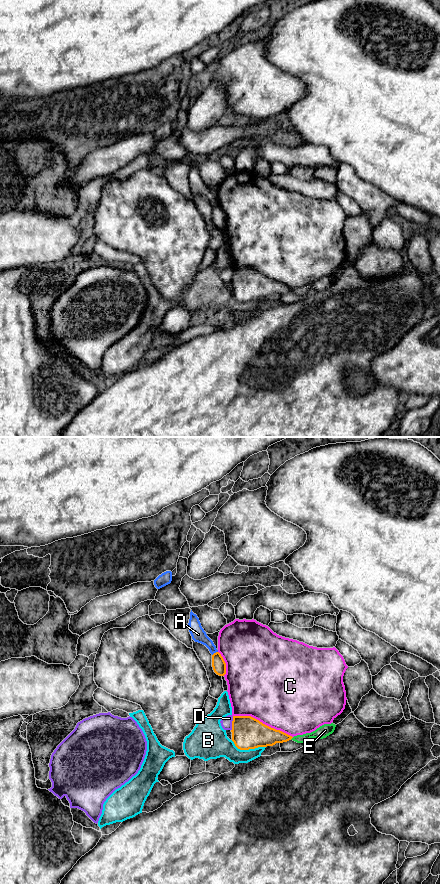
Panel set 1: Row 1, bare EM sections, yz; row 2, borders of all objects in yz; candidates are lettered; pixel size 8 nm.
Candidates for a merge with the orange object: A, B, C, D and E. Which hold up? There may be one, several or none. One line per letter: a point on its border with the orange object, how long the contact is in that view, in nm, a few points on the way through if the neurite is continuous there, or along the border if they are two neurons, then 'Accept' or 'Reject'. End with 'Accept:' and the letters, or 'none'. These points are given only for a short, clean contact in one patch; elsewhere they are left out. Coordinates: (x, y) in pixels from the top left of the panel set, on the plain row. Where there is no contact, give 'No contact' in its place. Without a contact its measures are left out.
A: Touches orange at yz (214, 205). Shared border 60 nm. Boundary: yz (217, 203), (212, 207). Reject
B: Touches orange at yz (248, 301). Shared border 280 nm. Reject
C: Touches orange at yz (262, 275). Shared border 500 nm. Reject
D: Touches orange at yz (232, 275). Shared border 120 nm. Boundary: yz (233, 268), (231, 282). Reject
E: Touches orange at yz (291, 290). Shared border 40 nm. Reject
Accept: none

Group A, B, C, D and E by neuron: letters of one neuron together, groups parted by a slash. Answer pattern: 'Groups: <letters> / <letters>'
Groups: A / B / C / D / E

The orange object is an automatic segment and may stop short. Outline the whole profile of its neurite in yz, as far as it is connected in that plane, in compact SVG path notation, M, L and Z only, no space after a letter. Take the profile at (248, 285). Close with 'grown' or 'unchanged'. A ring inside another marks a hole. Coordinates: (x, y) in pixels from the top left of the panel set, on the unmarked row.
M233 268L232 293L240 302L273 298L293 289L271 280L251 268Z; unchanged

